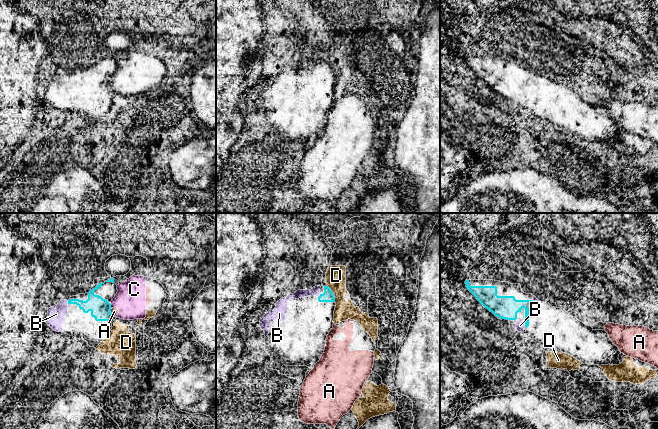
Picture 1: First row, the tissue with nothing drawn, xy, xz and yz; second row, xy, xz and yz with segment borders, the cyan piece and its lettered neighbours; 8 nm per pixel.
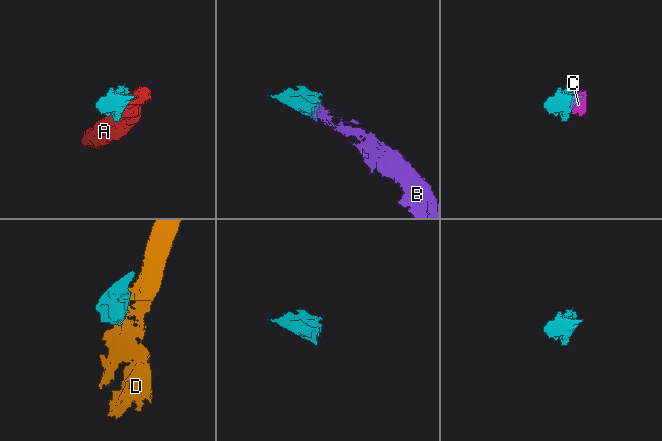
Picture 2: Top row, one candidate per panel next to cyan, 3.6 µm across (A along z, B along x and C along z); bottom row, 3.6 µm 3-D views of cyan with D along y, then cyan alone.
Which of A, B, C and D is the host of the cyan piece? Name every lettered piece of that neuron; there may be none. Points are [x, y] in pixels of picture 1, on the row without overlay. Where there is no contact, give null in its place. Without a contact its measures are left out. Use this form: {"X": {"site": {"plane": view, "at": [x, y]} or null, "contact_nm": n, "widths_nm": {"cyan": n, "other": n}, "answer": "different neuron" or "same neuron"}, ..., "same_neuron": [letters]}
{"A": {"site": {"plane": "xy", "at": [111, 89]}, "contact_nm": 70, "widths_nm": {"cyan": 170, "other": 60}, "answer": "different neuron"}, "B": {"site": {"plane": "yz", "at": [525, 99]}, "contact_nm": 60, "widths_nm": {"cyan": 190, "other": 80}, "answer": "same neuron"}, "C": {"site": {"plane": "xy", "at": [110, 82]}, "contact_nm": 40, "widths_nm": {"cyan": 170, "other": 240}, "answer": "different neuron"}, "D": {"site": {"plane": "xz", "at": [329, 64]}, "contact_nm": 70, "widths_nm": {"cyan": 90, "other": 160}, "answer": "different neuron"}, "same_neuron": ["B"]}

